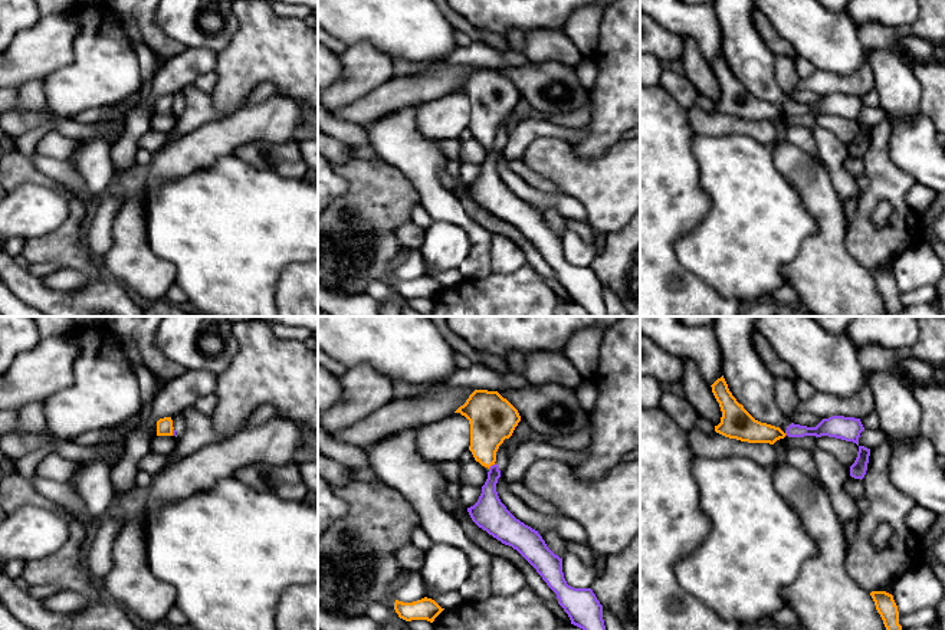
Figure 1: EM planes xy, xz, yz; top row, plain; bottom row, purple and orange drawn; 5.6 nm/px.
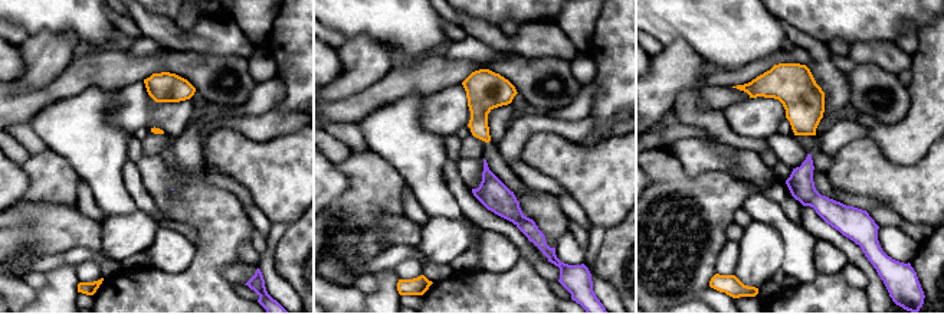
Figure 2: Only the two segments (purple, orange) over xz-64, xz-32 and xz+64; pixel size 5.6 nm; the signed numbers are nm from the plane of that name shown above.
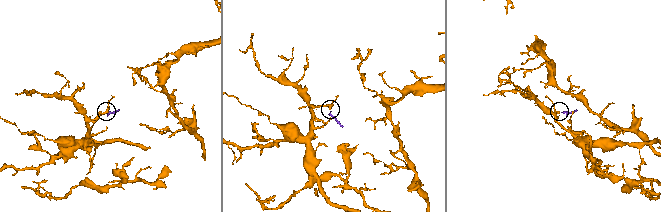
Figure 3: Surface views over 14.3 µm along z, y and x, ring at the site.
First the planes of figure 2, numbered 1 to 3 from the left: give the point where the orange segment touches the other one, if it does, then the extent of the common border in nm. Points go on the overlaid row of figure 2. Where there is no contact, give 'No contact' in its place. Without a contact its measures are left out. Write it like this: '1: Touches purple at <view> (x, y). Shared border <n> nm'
1: No contact
2: No contact
3: No contact

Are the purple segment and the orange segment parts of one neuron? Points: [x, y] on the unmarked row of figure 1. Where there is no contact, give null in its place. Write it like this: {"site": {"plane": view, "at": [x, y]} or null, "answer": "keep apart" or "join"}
{"site": {"plane": "xz", "at": [492, 143]}, "answer": "keep apart"}

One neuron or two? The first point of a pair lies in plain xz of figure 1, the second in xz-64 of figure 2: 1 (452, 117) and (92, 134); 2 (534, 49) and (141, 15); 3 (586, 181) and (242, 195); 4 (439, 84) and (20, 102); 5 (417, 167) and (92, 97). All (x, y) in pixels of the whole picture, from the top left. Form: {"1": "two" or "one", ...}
{"1": "two", "2": "one", "3": "two", "4": "one", "5": "one"}

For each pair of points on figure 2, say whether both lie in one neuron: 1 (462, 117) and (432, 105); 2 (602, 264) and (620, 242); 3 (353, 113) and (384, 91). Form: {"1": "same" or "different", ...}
{"1": "same", "2": "same", "3": "same"}

